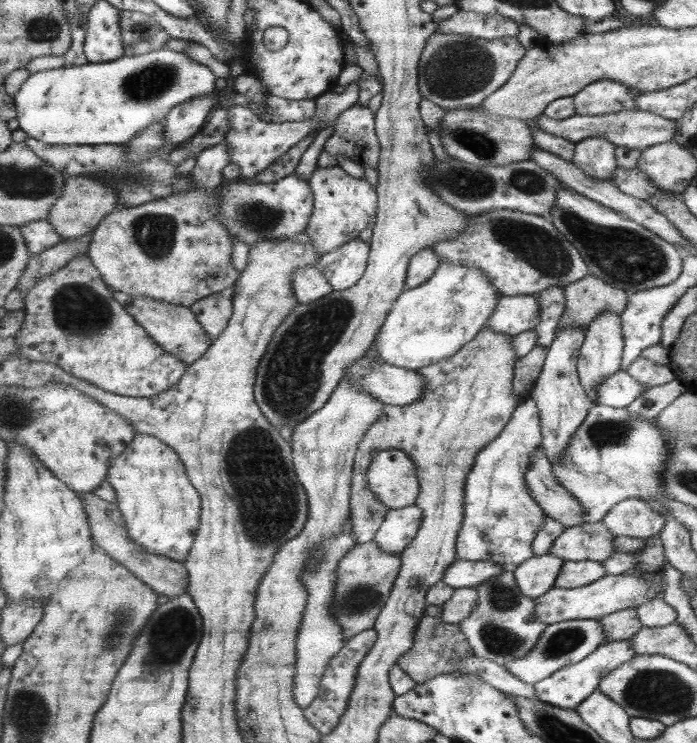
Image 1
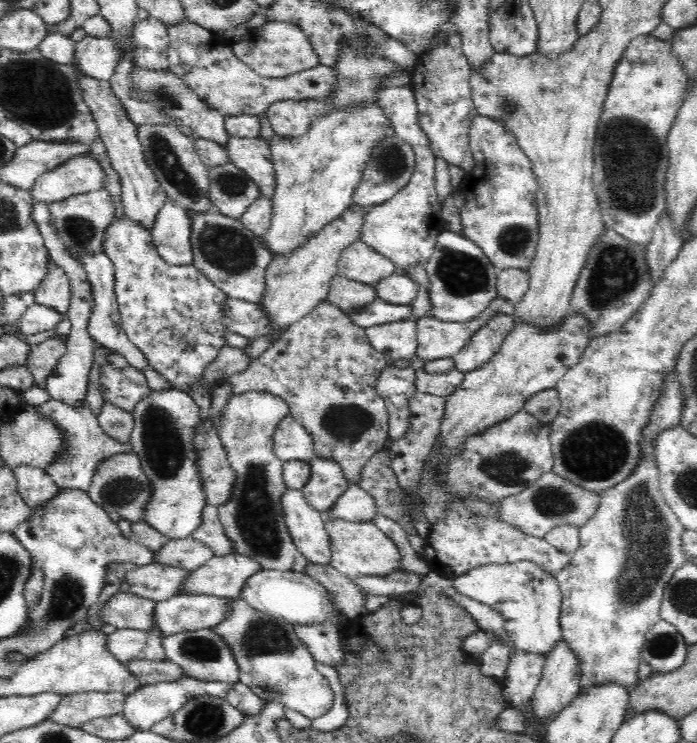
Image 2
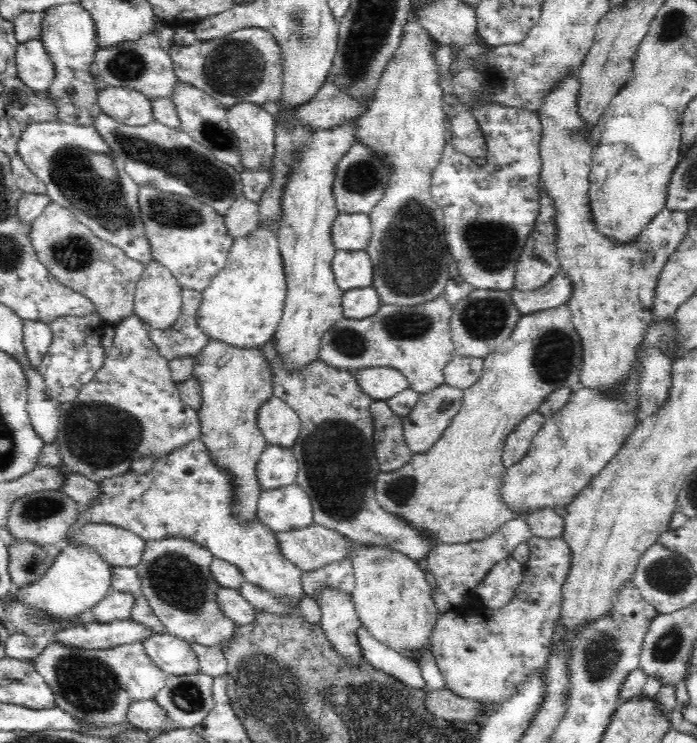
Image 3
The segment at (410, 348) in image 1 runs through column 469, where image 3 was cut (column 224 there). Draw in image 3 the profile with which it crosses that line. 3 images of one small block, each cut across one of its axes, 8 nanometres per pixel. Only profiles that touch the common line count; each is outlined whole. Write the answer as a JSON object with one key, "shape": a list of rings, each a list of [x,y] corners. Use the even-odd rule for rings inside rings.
{"shape":[[[258,228],[249,236],[236,239],[229,252],[226,267],[203,290],[202,304],[198,308],[198,327],[210,340],[218,340],[230,347],[262,348],[274,337],[282,316],[284,298],[286,298],[286,276],[280,255],[277,234],[269,228]]]}

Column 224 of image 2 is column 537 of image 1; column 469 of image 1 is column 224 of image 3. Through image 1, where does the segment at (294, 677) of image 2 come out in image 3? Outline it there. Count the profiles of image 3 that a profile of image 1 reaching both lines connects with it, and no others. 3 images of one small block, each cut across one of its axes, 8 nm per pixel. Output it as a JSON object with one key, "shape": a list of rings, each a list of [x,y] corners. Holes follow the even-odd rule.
{"shape":[[[164,536],[160,540],[144,540],[142,547],[142,560],[134,566],[140,579],[140,593],[146,597],[154,614],[164,624],[165,632],[202,646],[220,647],[226,644],[234,636],[237,624],[224,616],[216,603],[216,594],[221,586],[214,581],[210,573],[210,564],[215,557],[212,551],[186,536]]]}

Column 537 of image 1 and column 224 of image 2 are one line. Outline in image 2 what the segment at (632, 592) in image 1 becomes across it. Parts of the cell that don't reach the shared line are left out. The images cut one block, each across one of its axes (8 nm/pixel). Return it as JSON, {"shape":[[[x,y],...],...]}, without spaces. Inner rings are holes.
{"shape":[[[174,595],[154,606],[154,632],[162,638],[177,632],[214,628],[224,620],[230,599],[208,595]]]}

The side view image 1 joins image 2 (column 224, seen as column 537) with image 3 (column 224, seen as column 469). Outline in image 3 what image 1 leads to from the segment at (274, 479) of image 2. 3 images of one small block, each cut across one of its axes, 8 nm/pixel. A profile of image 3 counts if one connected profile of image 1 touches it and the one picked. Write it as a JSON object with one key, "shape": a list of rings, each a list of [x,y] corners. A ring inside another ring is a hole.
{"shape":[[[201,438],[190,440],[188,444],[174,448],[170,454],[155,459],[152,468],[144,474],[128,470],[124,474],[103,479],[98,484],[98,494],[88,504],[82,506],[83,521],[111,524],[133,532],[143,540],[160,540],[164,536],[189,537],[196,544],[201,544],[211,550],[216,558],[236,565],[245,581],[266,589],[270,595],[282,601],[288,607],[286,615],[298,614],[299,602],[304,598],[302,581],[300,581],[302,570],[284,559],[274,531],[262,525],[257,518],[253,520],[253,523],[244,525],[232,515],[234,495],[232,495],[231,476],[214,466],[210,459],[210,452]]]}

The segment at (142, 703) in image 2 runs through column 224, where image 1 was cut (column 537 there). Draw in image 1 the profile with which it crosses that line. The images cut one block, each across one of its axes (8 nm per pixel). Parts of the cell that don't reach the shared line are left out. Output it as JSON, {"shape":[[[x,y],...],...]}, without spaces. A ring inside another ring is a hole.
{"shape":[[[627,641],[605,642],[592,655],[587,656],[581,662],[565,666],[535,685],[537,699],[557,707],[576,710],[600,688],[602,680],[610,672],[619,668],[624,662],[631,660],[634,654],[632,644]]]}

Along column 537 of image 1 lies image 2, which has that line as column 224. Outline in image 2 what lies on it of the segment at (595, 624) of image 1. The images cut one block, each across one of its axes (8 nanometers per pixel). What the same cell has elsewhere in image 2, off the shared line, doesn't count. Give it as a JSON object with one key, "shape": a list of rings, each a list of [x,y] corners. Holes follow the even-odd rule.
{"shape":[[[212,629],[177,632],[175,635],[162,638],[162,647],[168,660],[178,664],[188,677],[201,681],[212,681],[222,684],[238,683],[239,670],[232,651]]]}

